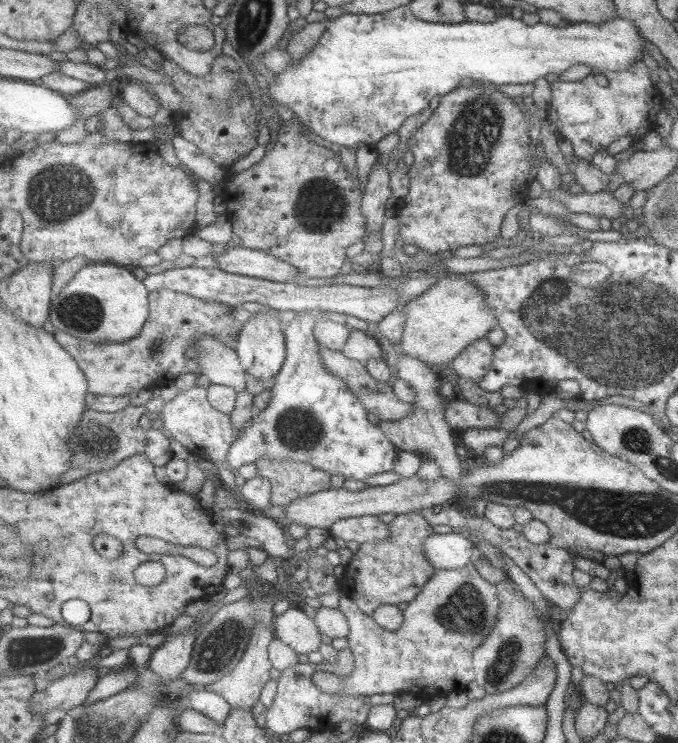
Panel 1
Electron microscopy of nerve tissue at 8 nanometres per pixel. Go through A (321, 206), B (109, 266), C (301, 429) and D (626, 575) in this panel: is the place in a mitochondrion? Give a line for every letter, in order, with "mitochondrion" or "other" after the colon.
A: mitochondrion
B: other
C: mitochondrion
D: other

